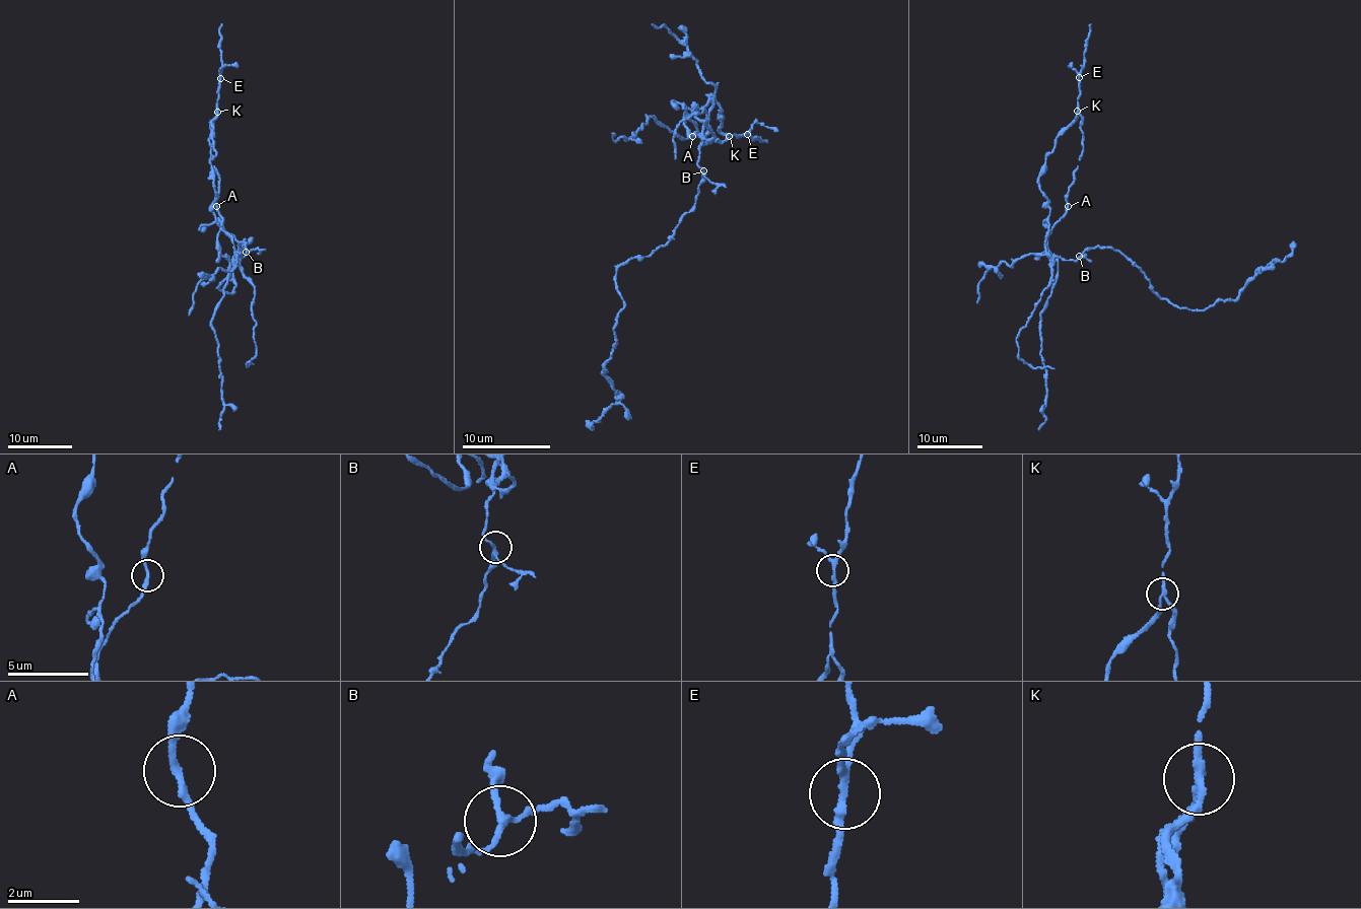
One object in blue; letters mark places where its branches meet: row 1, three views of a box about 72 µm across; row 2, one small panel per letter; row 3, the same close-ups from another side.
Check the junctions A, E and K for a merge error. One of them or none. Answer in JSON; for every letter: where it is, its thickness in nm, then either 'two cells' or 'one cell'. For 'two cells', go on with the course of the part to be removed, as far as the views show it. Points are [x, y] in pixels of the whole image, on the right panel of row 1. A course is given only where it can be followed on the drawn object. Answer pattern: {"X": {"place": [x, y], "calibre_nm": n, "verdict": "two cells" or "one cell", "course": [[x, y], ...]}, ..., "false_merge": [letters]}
{"A": {"place": [1068, 206], "calibre_nm": 200, "verdict": "one cell"}, "E": {"place": [1079, 77], "calibre_nm": 190, "verdict": "one cell"}, "K": {"place": [1077, 111], "calibre_nm": 190, "verdict": "two cells", "course": [[1078, 111], [1039, 178], [1049, 257], [1110, 247], [1162, 298], [1202, 310], [1233, 300], [1292, 241]]}, "false_merge": ["K"]}

